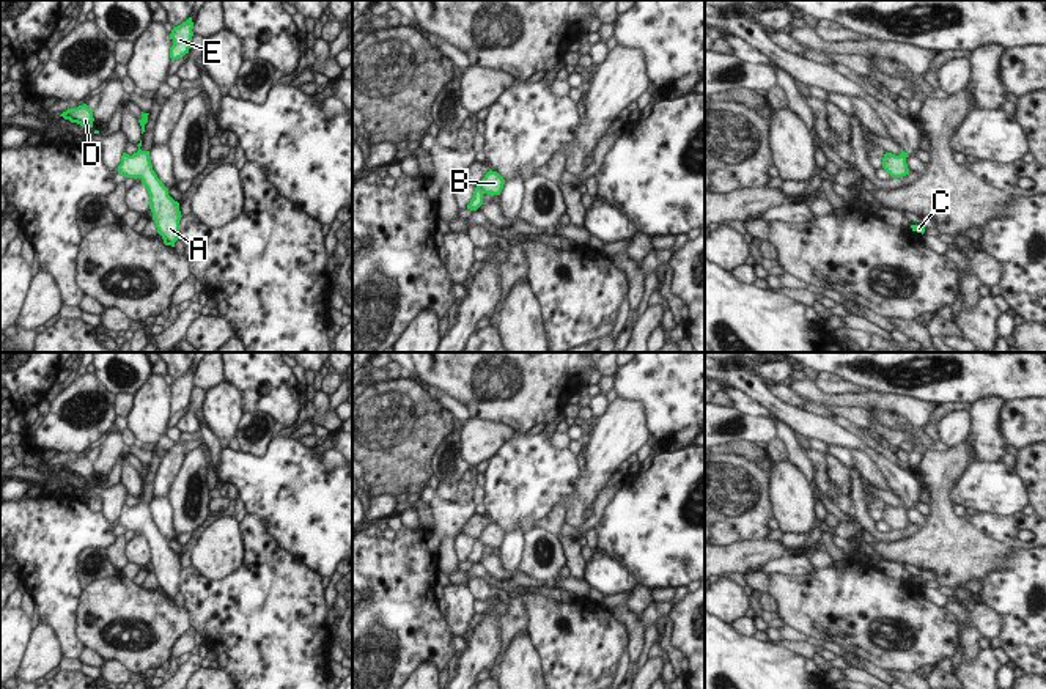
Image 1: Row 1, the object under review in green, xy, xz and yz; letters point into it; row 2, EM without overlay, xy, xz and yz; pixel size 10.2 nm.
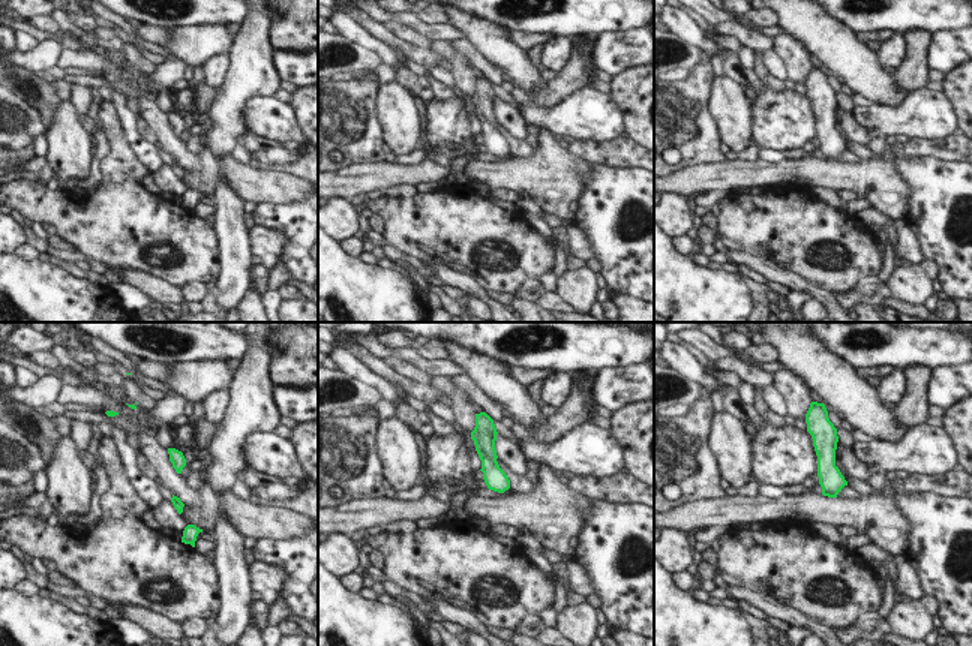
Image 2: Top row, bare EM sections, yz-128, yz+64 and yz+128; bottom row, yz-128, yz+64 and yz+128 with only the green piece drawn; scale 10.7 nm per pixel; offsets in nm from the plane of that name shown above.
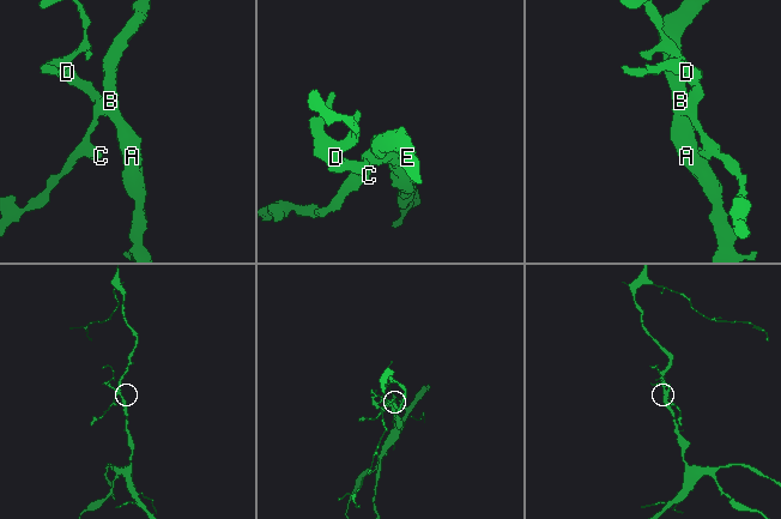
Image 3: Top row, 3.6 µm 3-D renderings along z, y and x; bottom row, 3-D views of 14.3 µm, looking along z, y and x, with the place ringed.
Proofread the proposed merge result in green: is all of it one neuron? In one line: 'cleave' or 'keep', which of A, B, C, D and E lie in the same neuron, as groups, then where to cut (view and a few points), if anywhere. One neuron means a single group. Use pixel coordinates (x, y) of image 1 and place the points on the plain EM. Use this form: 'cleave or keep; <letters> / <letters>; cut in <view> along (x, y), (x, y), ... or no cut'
keep; A B C D E; no cut

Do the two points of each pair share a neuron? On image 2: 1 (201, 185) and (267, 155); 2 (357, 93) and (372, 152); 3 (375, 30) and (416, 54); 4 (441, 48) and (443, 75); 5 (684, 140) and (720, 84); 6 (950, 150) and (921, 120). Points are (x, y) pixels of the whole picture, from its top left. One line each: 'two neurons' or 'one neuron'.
1: two neurons
2: one neuron
3: one neuron
4: two neurons
5: two neurons
6: two neurons

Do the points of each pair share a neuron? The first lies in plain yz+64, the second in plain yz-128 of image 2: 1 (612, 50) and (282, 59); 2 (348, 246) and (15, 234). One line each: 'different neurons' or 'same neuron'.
1: same neuron
2: different neurons

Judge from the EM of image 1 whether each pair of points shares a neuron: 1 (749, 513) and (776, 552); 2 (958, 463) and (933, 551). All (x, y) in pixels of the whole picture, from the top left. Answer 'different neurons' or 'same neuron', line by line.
1: different neurons
2: same neuron

